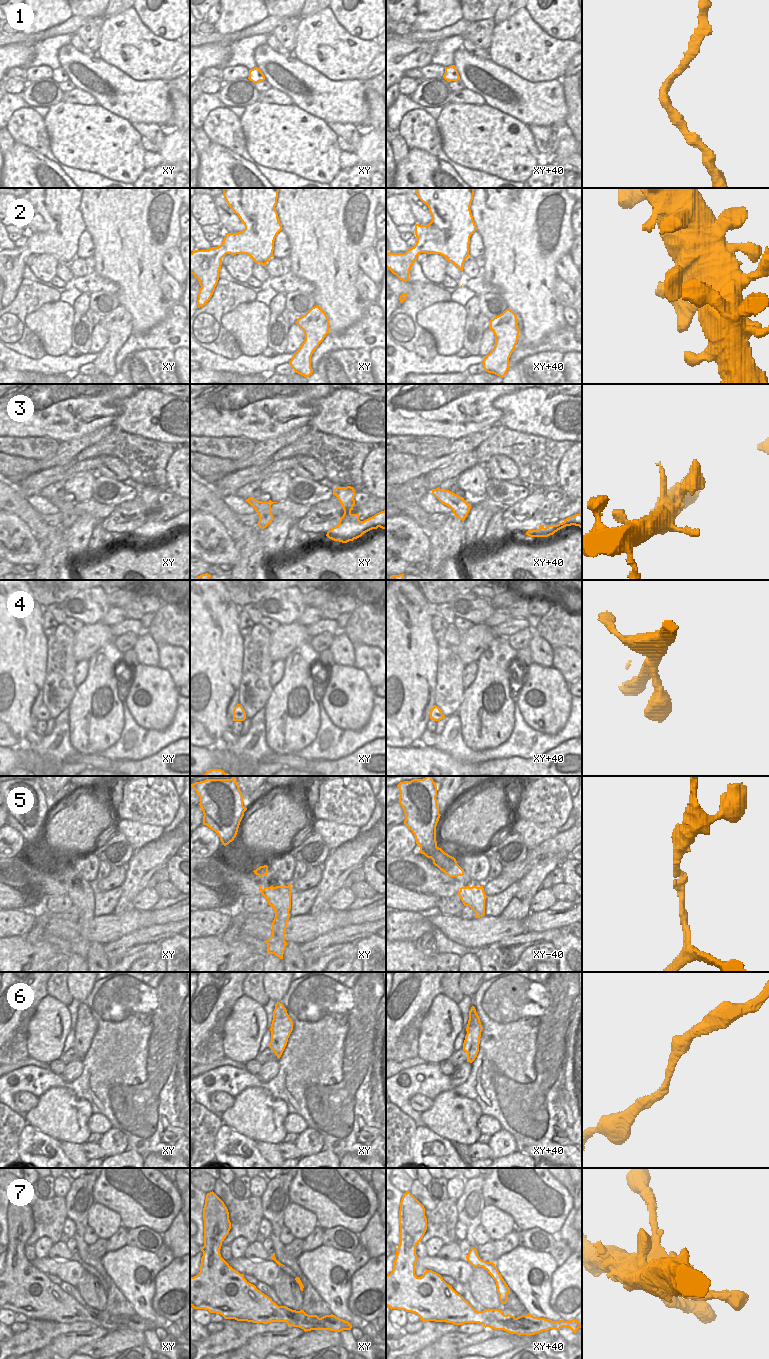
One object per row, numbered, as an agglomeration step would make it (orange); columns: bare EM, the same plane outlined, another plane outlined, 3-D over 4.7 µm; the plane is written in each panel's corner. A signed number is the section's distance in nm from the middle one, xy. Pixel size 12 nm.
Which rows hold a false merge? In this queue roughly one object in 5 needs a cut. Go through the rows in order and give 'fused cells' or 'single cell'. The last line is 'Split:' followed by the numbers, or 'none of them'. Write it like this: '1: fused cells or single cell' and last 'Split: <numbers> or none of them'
1: fused cells
2: single cell
3: single cell
4: single cell
5: single cell
6: fused cells
7: single cell
Split: 1, 6

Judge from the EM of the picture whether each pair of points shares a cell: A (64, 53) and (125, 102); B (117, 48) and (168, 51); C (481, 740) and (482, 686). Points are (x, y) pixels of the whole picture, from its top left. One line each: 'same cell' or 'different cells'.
A: same cell
B: same cell
C: same cell

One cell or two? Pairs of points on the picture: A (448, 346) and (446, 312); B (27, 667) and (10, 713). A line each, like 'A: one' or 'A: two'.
A: one
B: one

